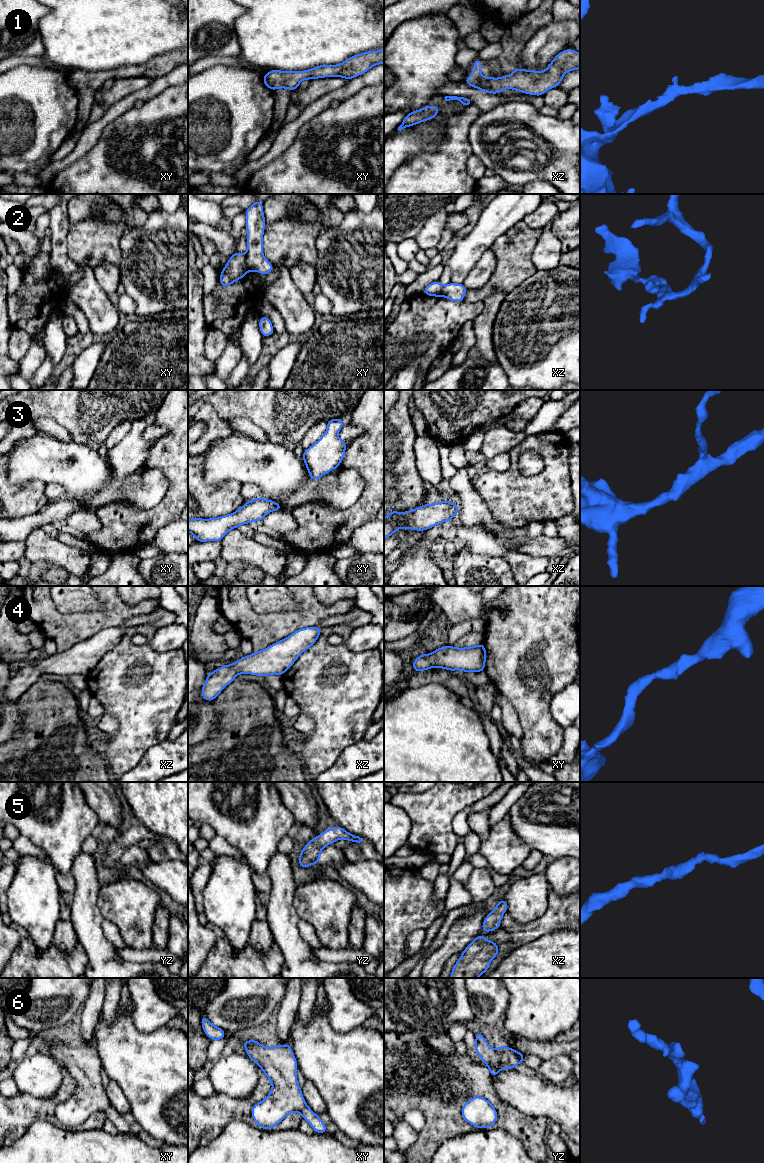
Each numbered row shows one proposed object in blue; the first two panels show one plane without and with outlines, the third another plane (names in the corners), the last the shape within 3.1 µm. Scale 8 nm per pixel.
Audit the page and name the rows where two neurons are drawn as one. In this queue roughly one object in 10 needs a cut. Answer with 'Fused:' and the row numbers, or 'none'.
Fused: 2

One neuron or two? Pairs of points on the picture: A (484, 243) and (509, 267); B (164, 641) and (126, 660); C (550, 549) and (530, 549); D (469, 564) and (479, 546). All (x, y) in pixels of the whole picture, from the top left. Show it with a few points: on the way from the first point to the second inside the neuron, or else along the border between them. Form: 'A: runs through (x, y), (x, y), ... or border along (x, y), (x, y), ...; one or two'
A: border along (506, 232), (501, 234), (489, 248); two
B: border along (156, 628), (149, 645), (159, 652), (175, 651); two
C: runs through (545, 549), (535, 549); one
D: border along (463, 548), (473, 553), (496, 555), (498, 557); two

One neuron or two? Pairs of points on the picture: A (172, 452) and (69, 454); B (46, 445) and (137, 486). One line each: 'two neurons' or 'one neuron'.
A: two neurons
B: one neuron

